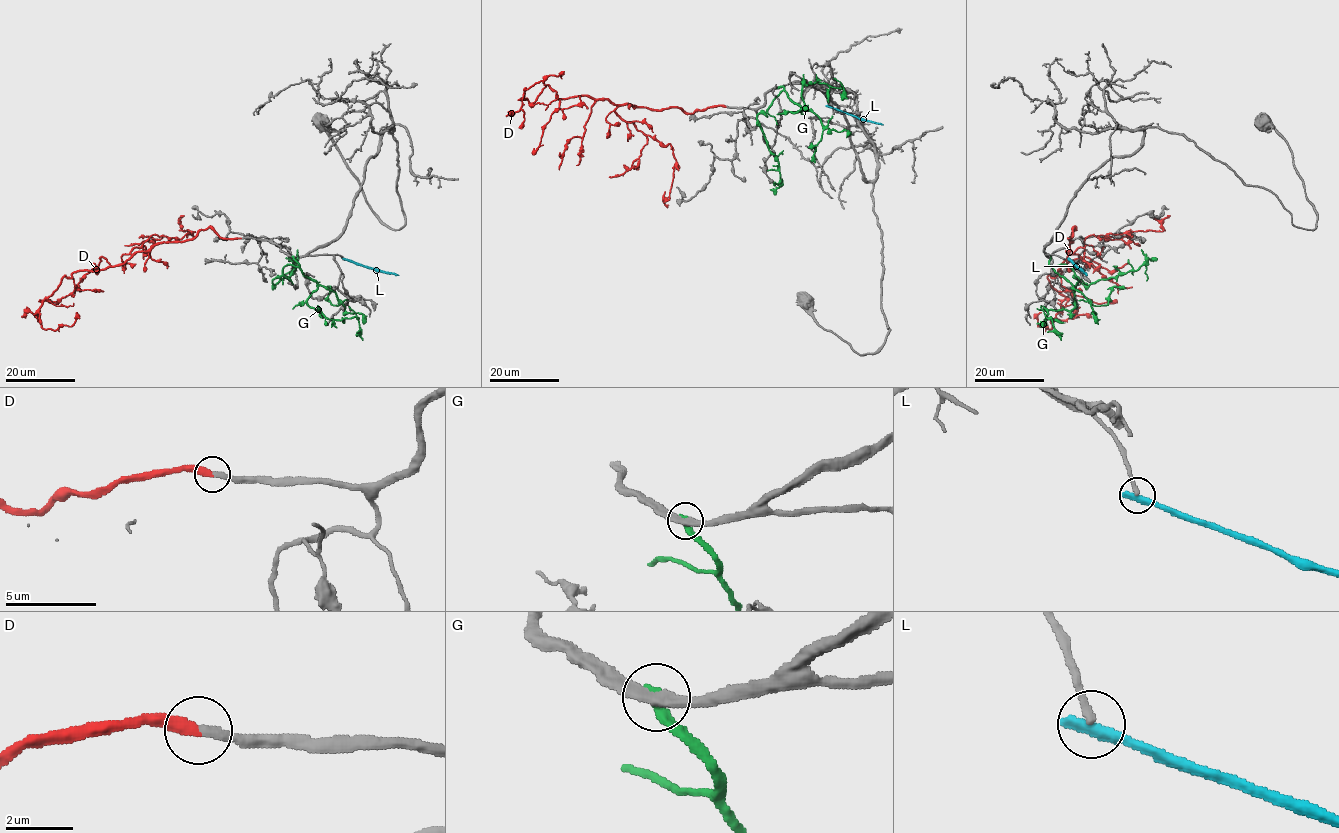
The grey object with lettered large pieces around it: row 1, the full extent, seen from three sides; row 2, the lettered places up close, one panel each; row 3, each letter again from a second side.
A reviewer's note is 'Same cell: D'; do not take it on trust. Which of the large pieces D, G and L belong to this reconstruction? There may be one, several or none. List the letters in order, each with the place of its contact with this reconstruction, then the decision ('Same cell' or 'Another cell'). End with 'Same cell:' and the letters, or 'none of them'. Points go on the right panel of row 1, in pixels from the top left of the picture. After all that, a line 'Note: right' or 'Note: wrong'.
D: Touches grey at (1069, 238). Same cell
G: Touches grey at (1050, 257). Another cell
L: Touches grey at (1068, 259). Another cell
Same cell: D
Note: right

